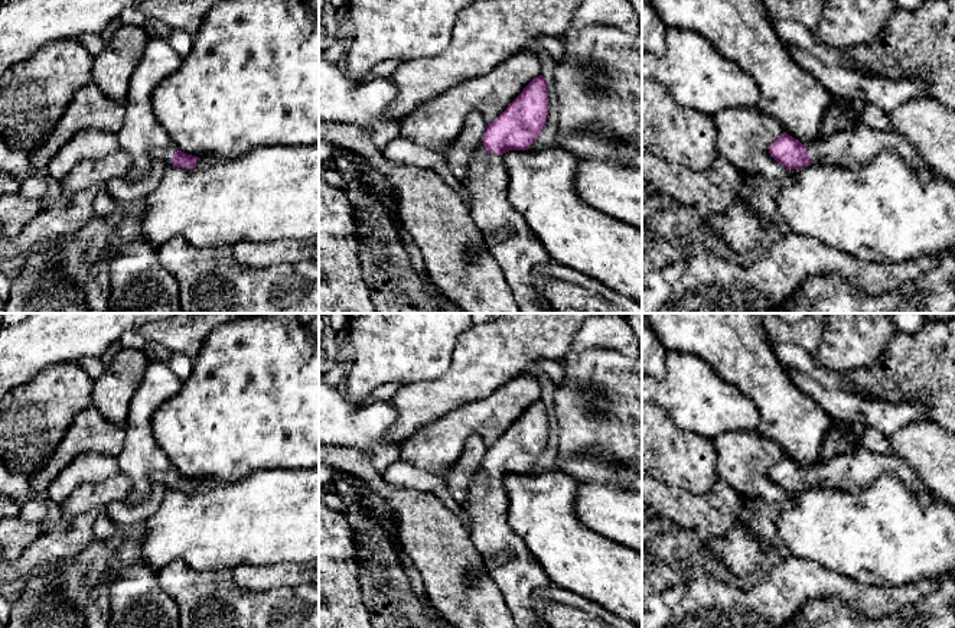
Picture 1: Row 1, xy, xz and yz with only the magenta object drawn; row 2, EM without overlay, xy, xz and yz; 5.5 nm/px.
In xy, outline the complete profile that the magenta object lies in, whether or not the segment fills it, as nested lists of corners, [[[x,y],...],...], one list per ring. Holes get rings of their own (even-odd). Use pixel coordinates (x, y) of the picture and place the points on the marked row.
[[[175,144],[151,150],[151,157],[153,160],[163,160],[166,165],[173,165],[182,169],[195,169],[198,162],[196,156],[183,153]]]

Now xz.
[[[534,78],[506,110],[488,124],[485,150],[475,156],[460,185],[470,196],[470,215],[501,266],[521,313],[550,313],[534,300],[531,270],[550,254],[509,199],[502,154],[528,150],[547,124],[547,79]]]

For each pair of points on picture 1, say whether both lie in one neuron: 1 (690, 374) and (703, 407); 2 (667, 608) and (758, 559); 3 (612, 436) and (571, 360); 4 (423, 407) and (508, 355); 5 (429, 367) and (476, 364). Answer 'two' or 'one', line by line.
1: one
2: two
3: one
4: one
5: two

